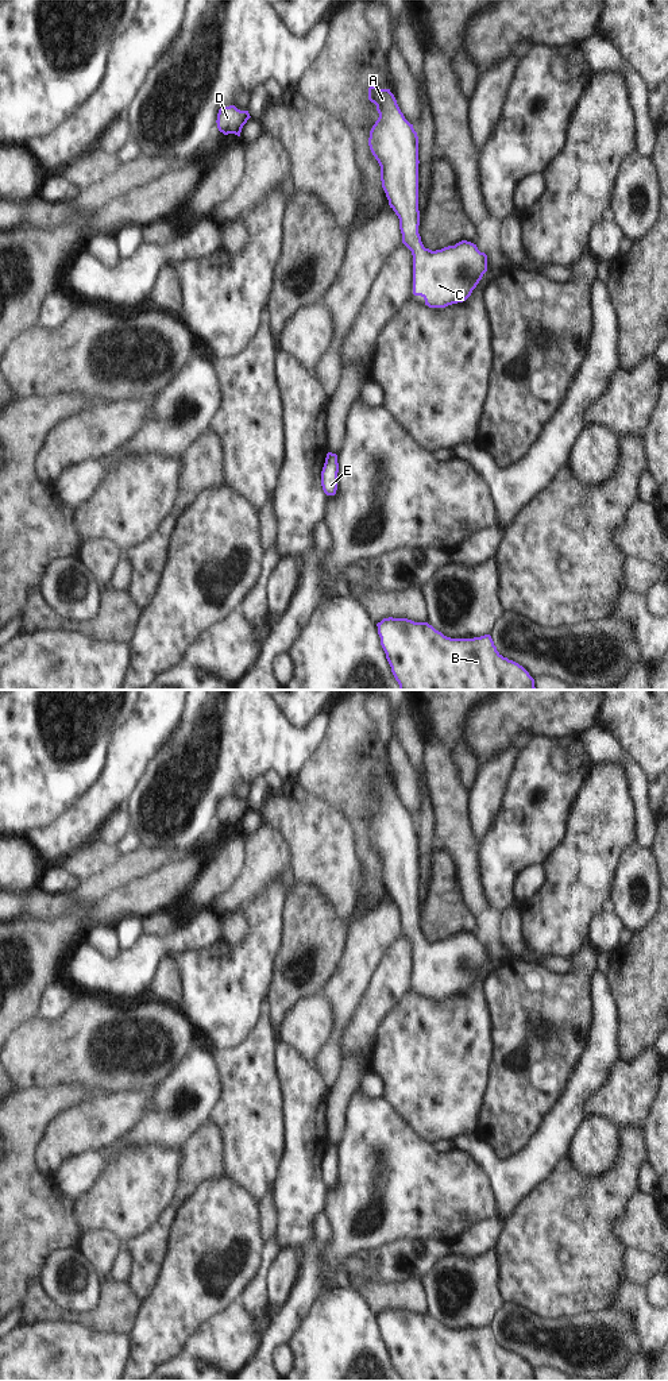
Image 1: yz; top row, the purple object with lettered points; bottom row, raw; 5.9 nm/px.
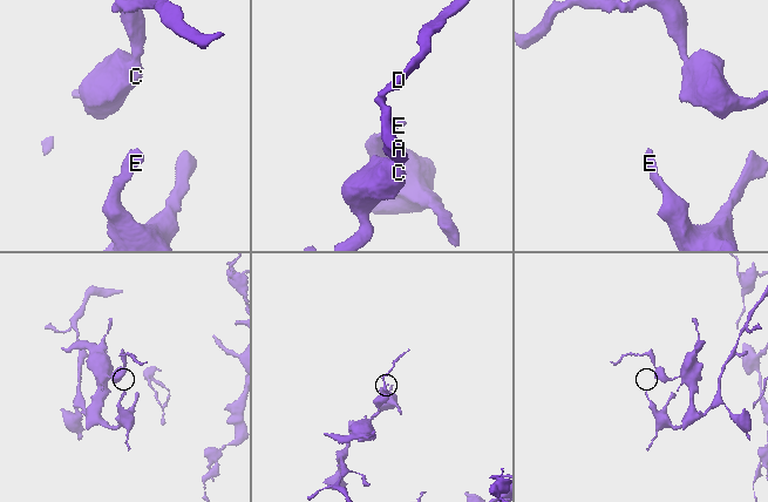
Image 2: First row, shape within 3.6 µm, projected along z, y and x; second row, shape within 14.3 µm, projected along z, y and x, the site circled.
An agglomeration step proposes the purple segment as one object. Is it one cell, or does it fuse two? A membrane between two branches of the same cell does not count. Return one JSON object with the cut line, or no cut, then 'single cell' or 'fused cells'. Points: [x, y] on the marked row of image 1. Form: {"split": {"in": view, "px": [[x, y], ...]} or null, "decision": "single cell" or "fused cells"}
{"split": null, "decision": "single cell"}

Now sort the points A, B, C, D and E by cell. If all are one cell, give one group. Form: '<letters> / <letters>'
A B C D E

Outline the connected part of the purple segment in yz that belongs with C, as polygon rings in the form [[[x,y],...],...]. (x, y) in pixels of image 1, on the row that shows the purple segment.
[[[377,86],[368,88],[368,100],[377,105],[379,113],[378,120],[372,126],[368,138],[368,146],[381,166],[382,188],[389,200],[390,208],[399,219],[399,229],[402,234],[402,243],[412,251],[413,255],[413,294],[421,296],[425,305],[429,308],[445,308],[452,304],[466,301],[472,290],[476,288],[483,274],[487,271],[487,255],[480,252],[476,244],[462,240],[455,246],[448,246],[441,250],[432,251],[425,248],[418,234],[420,211],[418,211],[418,136],[403,113],[401,112],[394,94],[390,89],[379,89]]]

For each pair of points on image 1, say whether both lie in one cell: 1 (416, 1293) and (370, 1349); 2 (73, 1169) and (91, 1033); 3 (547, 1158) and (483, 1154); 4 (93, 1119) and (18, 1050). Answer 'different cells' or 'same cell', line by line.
1: different cells
2: different cells
3: same cell
4: different cells

